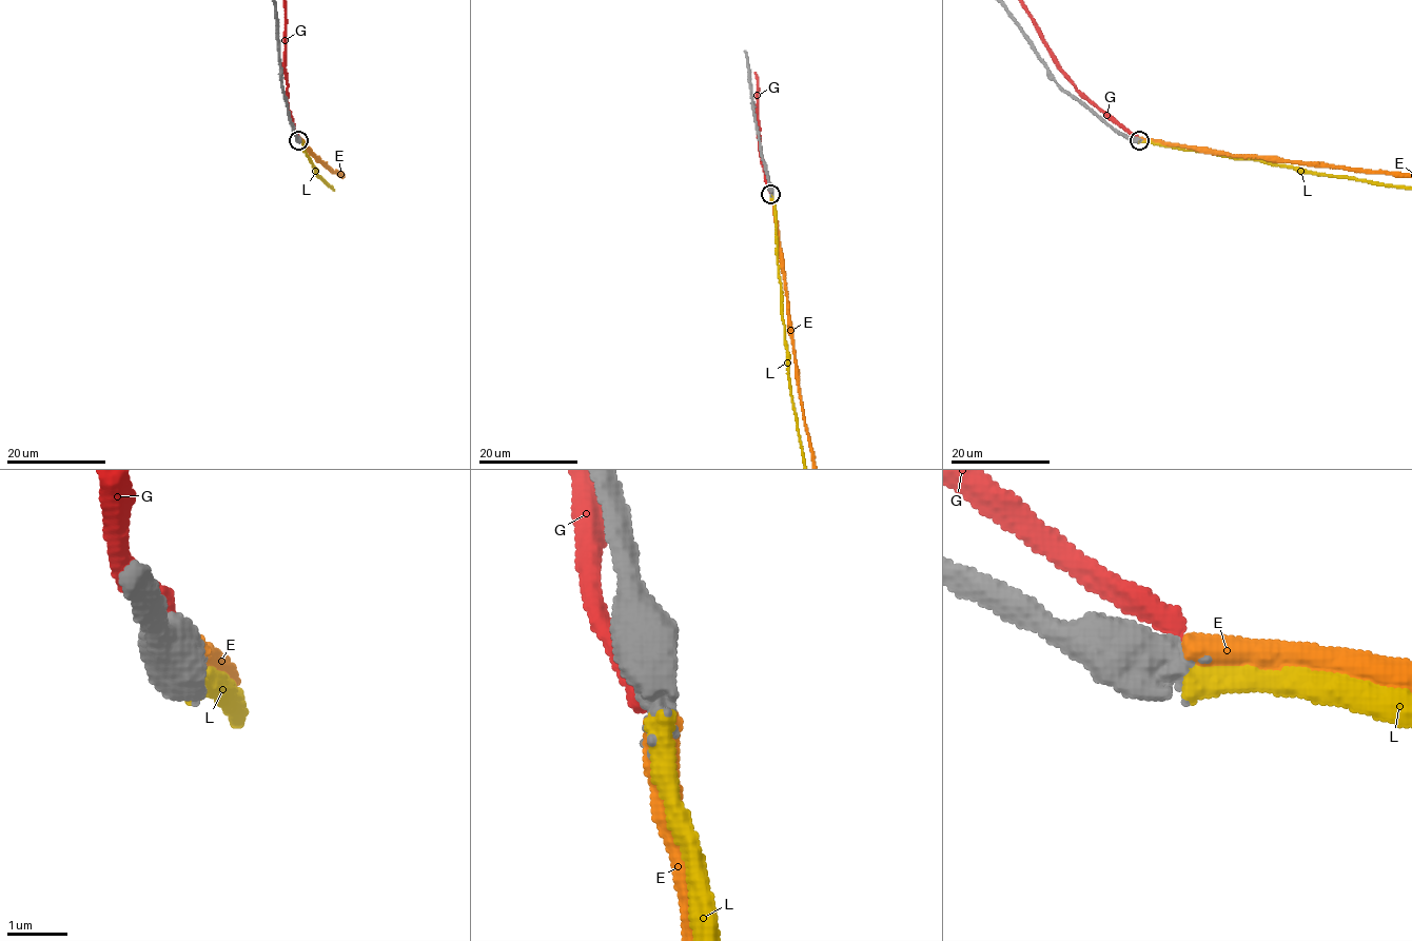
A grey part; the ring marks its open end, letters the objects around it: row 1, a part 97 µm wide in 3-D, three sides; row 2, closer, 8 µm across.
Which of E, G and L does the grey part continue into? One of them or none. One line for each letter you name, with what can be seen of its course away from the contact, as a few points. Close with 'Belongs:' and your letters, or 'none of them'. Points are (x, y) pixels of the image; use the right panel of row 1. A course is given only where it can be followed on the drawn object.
Belongs: L

